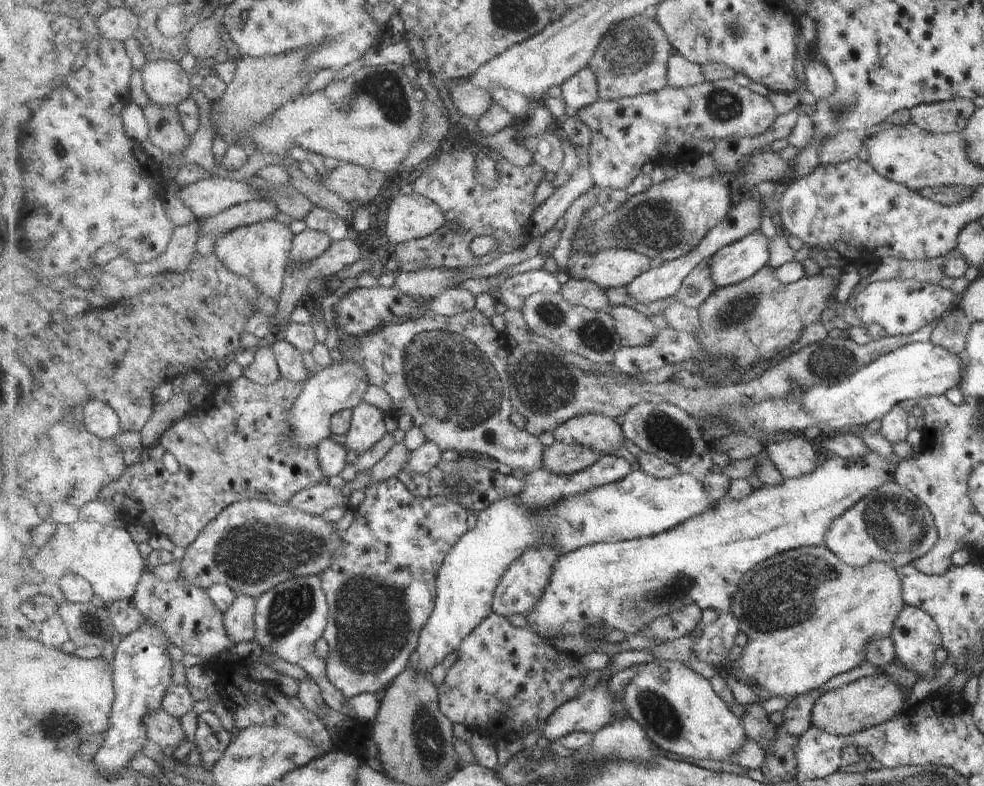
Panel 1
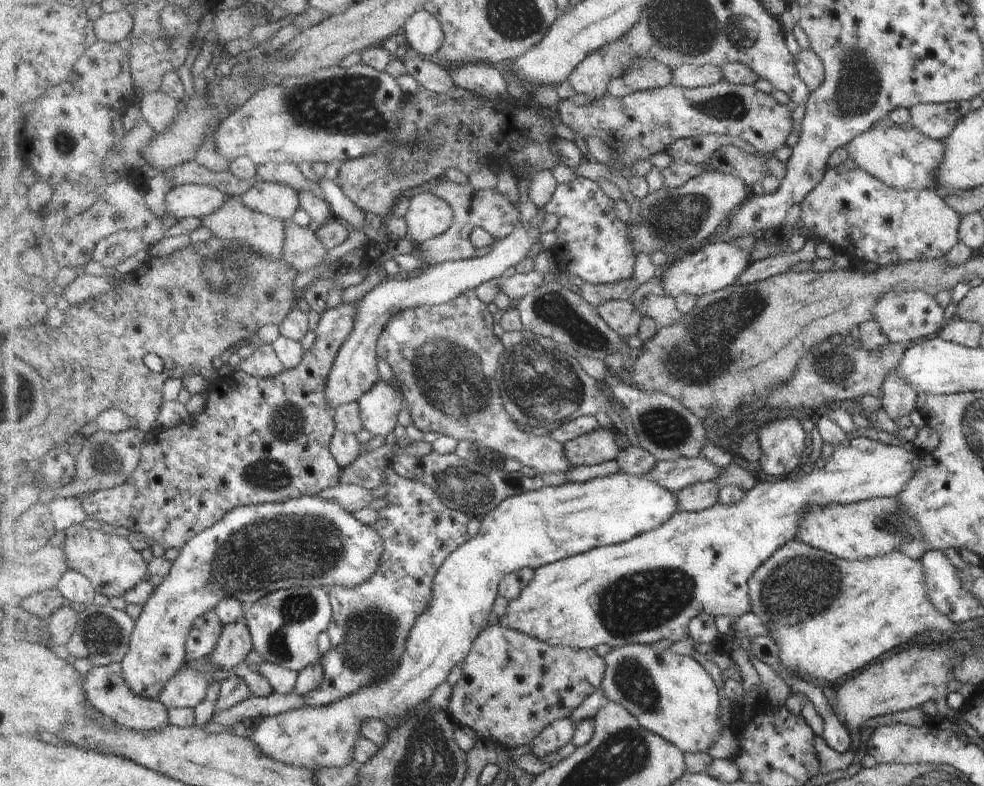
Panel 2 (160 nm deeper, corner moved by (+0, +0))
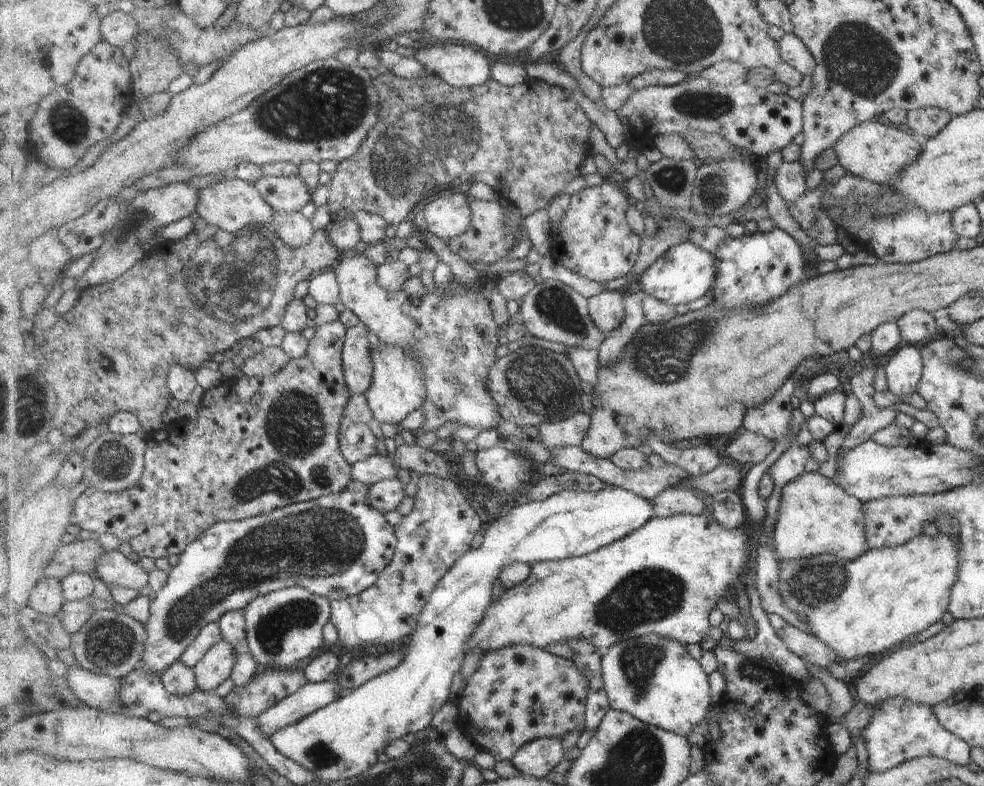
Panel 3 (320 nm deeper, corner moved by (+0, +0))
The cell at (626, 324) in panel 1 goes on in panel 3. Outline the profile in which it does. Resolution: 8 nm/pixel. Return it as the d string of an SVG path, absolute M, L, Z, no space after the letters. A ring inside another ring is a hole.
M623 290L603 292L588 298L593 322L607 335L619 328L625 320Z

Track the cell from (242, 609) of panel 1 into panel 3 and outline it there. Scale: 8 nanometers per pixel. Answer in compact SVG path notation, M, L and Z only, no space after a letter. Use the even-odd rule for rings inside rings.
M223 639L209 651L203 660L195 666L198 690L214 692L225 680L232 678L236 663L236 649Z

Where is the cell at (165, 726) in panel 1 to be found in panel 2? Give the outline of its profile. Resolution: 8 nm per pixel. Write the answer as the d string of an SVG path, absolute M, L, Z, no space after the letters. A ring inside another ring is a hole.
M116 662L110 665L92 667L85 675L84 691L87 700L94 708L117 725L126 726L133 730L152 731L176 722L176 714L169 710L161 700L139 696L127 684L123 673L122 664Z

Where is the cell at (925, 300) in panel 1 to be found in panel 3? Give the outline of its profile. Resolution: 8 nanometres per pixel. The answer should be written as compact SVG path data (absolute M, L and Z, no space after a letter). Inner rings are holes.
M910 310L902 314L895 322L899 334L907 345L919 345L926 342L927 336L933 336L936 322L932 313L920 310Z

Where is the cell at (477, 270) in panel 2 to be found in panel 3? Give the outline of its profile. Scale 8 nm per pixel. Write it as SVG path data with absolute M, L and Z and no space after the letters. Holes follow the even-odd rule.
M360 320L357 326L348 329L343 347L344 373L353 393L365 394L372 387L374 364L367 330L368 325Z

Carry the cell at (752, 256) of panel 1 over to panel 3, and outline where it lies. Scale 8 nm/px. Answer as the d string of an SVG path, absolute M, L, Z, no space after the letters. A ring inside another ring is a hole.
M687 241L668 250L655 264L652 264L639 278L641 290L653 295L667 304L678 307L693 300L699 300L712 290L717 278L718 268L716 257Z

